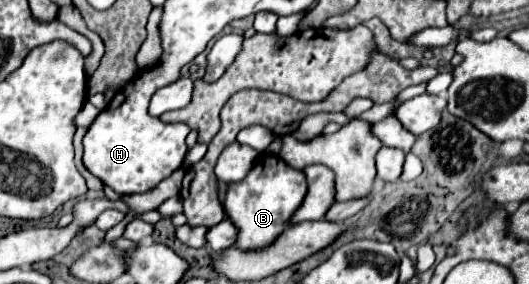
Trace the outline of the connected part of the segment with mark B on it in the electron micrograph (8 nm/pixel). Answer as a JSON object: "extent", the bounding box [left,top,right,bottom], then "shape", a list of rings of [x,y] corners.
{"extent":[223,153,307,251],"shape":[[[259,153],[247,177],[243,181],[231,183],[225,191],[223,209],[227,219],[237,227],[237,241],[233,247],[241,251],[257,251],[269,247],[275,237],[279,237],[283,229],[291,225],[291,217],[301,207],[305,195],[307,179],[303,171],[289,167],[279,155]]]}

